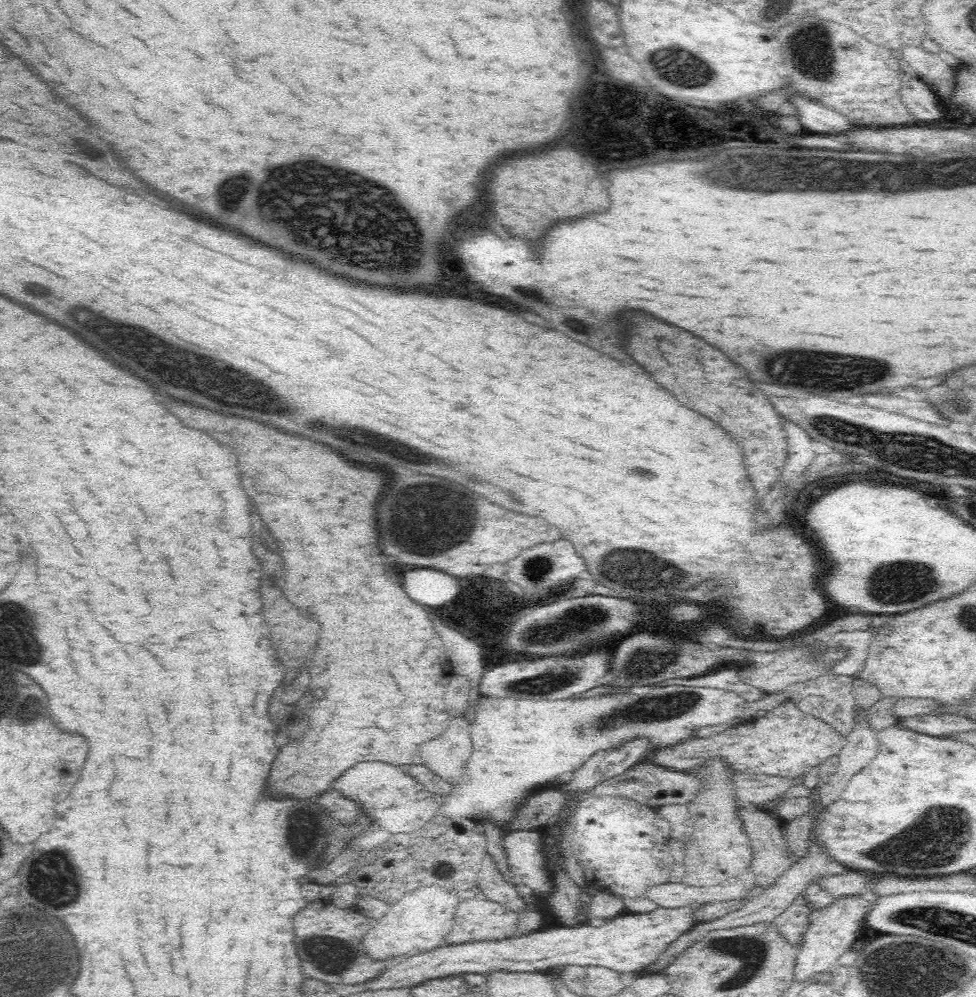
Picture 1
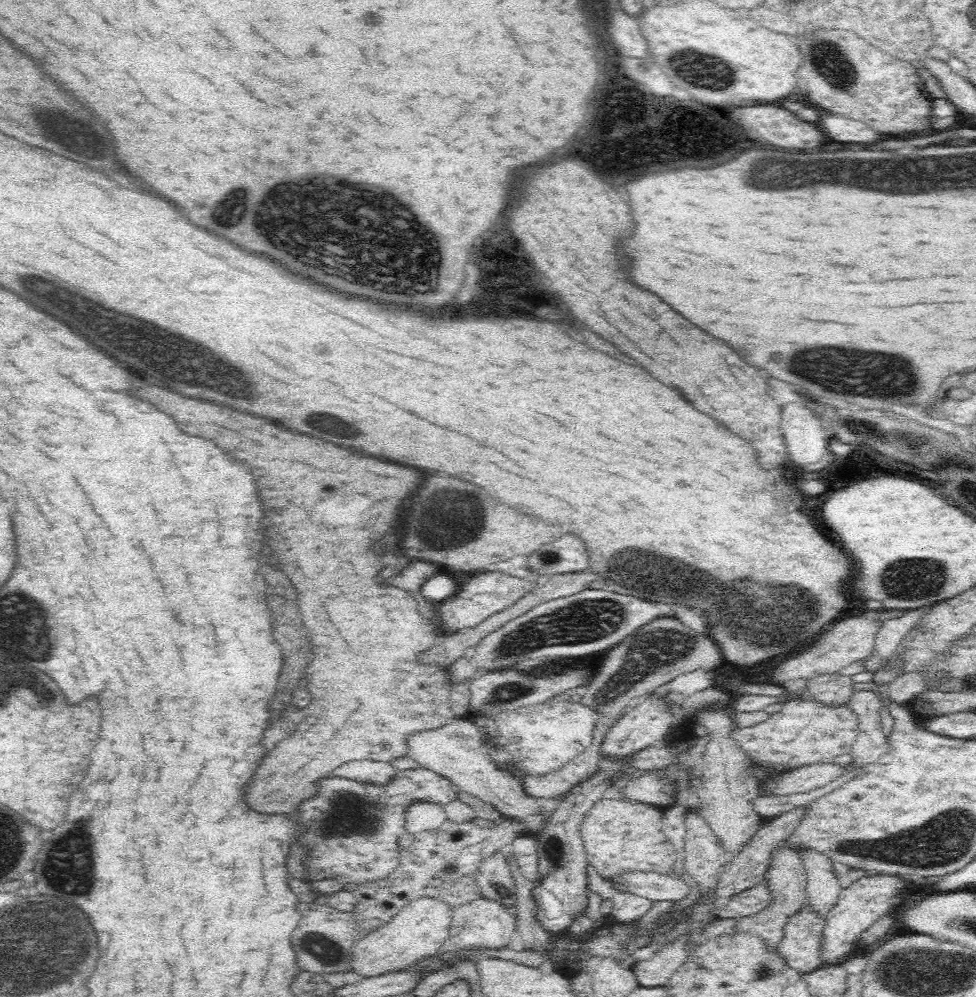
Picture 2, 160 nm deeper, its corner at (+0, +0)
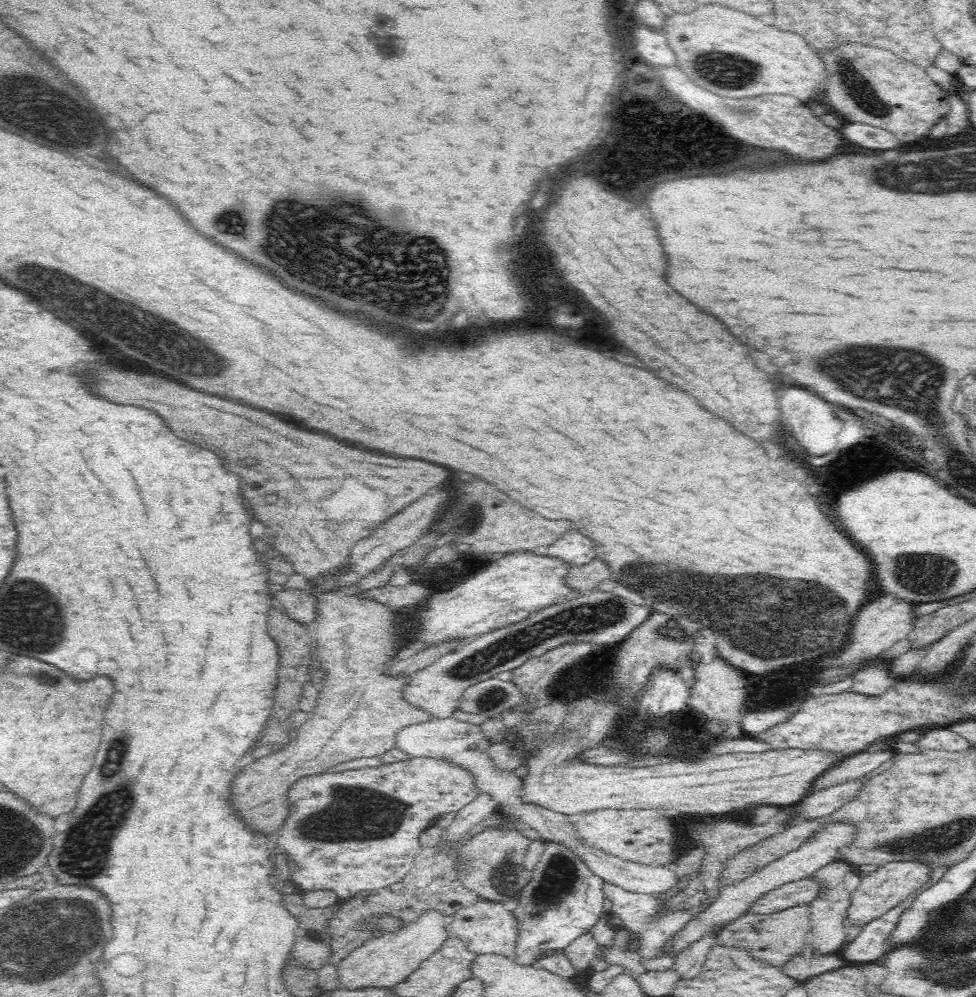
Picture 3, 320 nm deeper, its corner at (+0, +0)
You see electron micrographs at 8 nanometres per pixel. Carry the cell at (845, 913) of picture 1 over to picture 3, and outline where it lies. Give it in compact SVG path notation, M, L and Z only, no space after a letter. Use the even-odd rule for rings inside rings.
M894 862L878 870L862 874L861 882L856 886L856 890L850 893L849 905L846 909L843 920L847 926L866 926L872 920L884 916L891 908L899 905L911 892L918 887L922 887L930 880L932 869L920 863Z

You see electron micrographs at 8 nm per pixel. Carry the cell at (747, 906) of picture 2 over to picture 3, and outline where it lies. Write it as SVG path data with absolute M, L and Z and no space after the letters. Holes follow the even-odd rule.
M808 878L781 884L778 888L760 895L747 908L746 914L772 914L794 905L810 903L817 890L817 884Z

